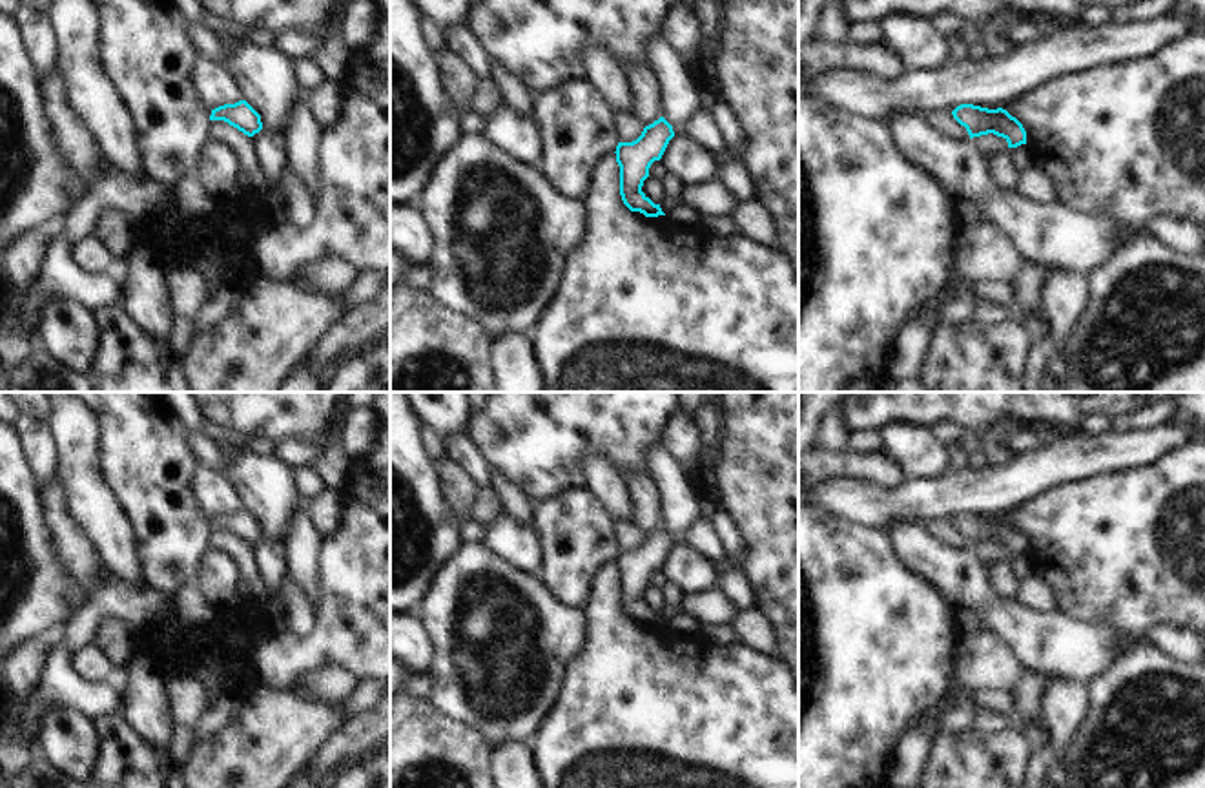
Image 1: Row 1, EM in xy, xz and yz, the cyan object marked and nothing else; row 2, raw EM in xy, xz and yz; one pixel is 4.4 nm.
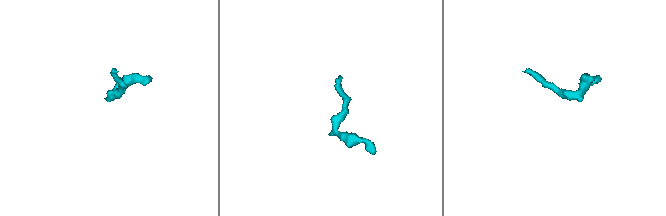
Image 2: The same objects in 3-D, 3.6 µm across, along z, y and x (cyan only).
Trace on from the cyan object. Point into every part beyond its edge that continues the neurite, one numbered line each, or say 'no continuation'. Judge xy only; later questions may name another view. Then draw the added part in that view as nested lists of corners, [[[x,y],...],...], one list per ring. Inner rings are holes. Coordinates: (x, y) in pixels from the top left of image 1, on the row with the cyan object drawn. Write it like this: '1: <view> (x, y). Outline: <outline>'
no continuation

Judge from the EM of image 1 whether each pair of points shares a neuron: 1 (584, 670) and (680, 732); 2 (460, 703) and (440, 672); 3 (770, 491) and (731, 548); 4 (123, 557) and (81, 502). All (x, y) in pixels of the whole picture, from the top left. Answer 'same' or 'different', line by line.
1: same
2: same
3: different
4: same

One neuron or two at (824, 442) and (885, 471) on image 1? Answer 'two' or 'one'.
two

